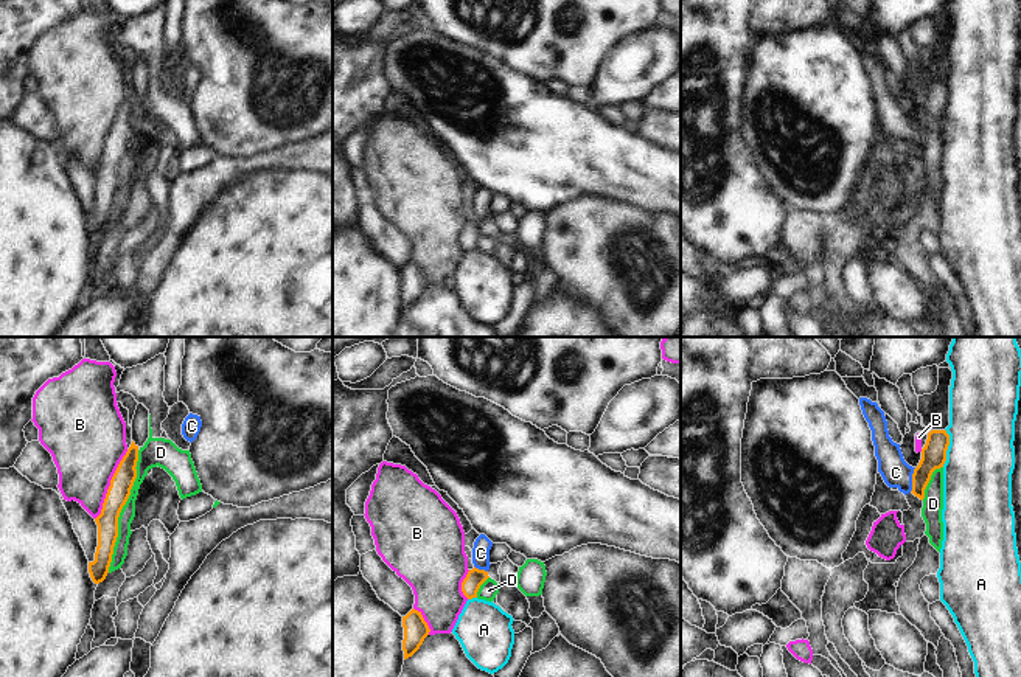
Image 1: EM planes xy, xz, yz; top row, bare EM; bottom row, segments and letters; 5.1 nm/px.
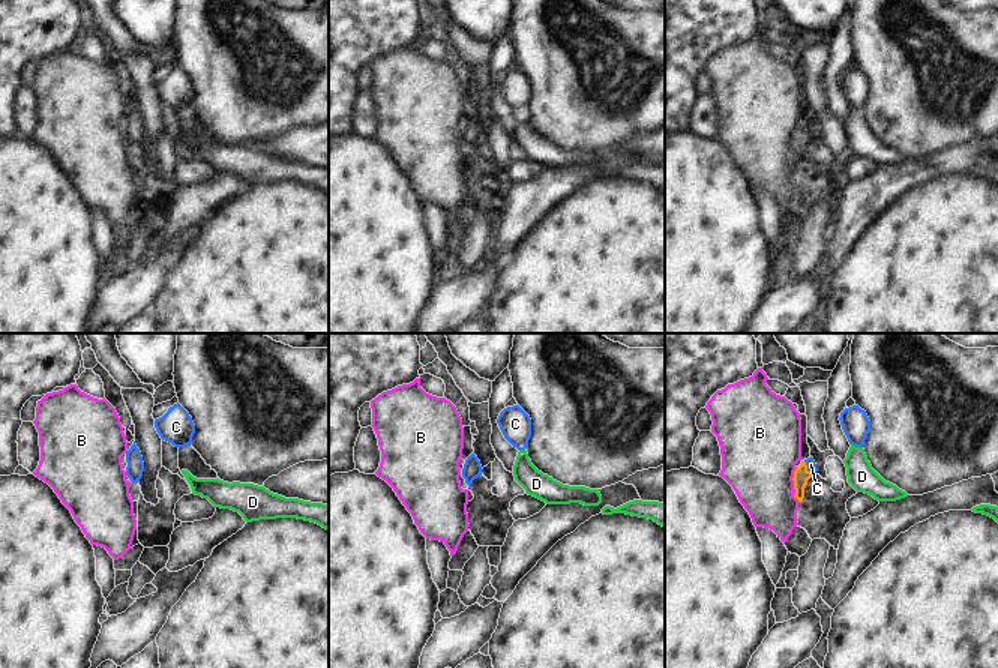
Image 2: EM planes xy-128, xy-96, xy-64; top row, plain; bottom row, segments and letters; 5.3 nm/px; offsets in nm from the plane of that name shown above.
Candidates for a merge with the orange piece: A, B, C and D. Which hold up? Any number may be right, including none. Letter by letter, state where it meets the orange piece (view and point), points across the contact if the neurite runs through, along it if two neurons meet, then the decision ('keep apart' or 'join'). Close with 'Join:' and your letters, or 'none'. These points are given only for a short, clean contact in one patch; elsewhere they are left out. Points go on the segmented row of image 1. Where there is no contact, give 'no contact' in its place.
A: contact yz (947, 447); keep apart
B: contact xy (111, 485); keep apart
C: contact yz (912, 480); way yz (934, 452), (928, 465), (912, 480), (895, 472); join
D: contact xy (120, 511); keep apart
Join: C

